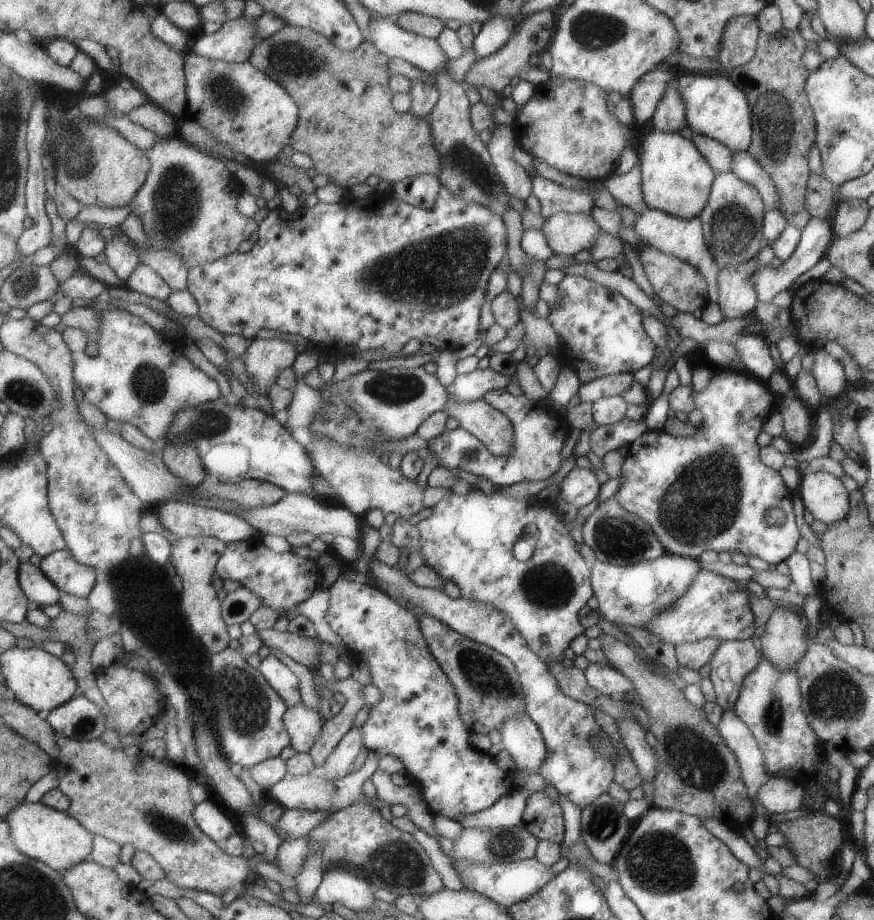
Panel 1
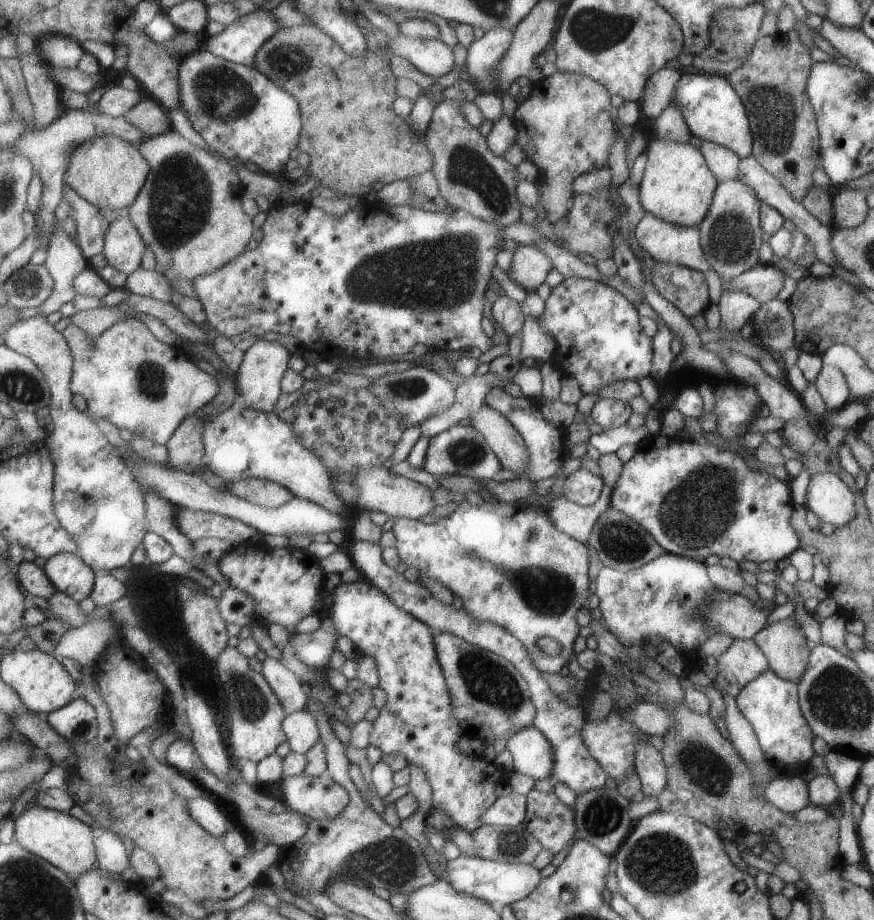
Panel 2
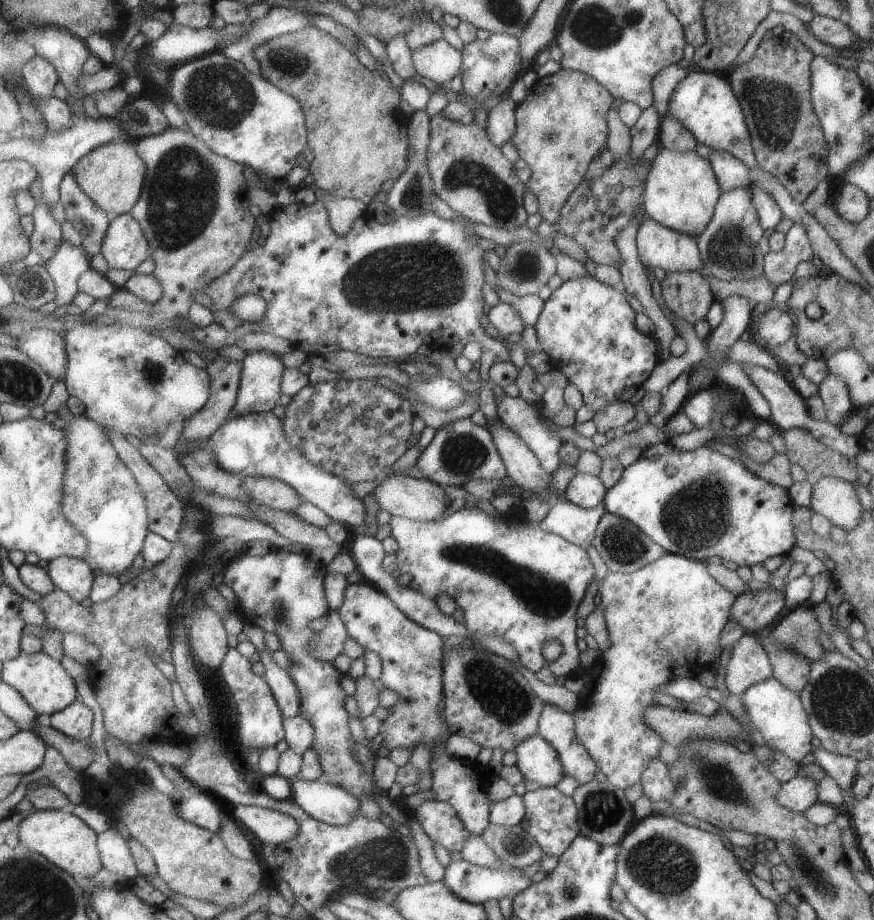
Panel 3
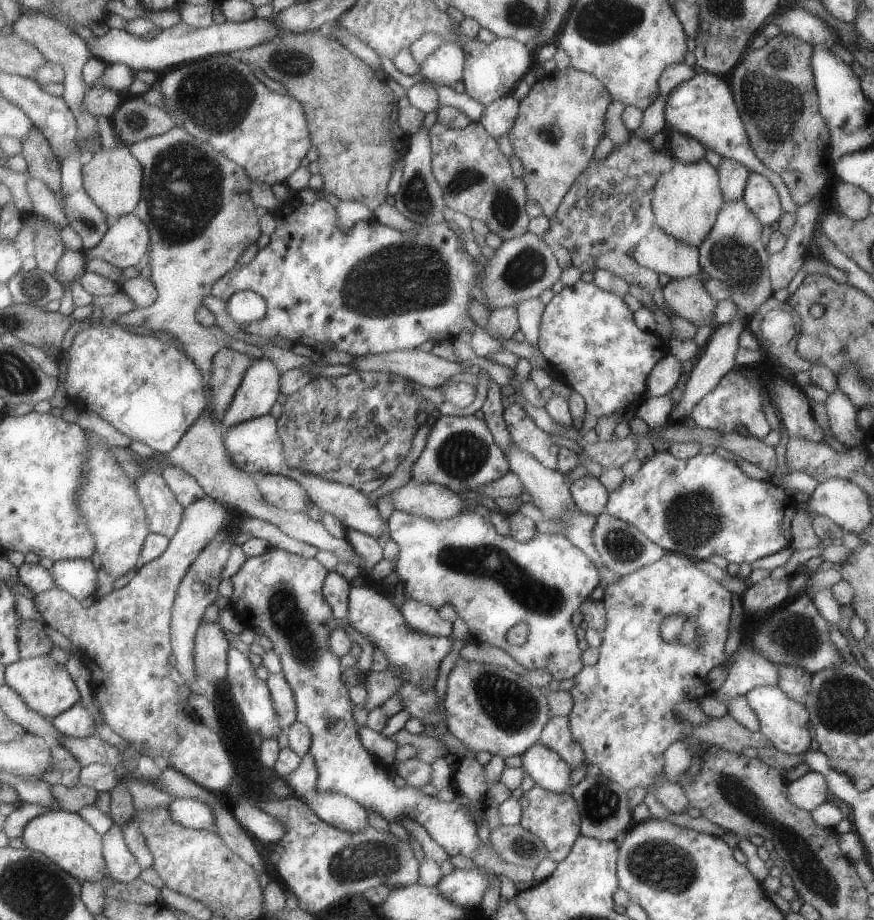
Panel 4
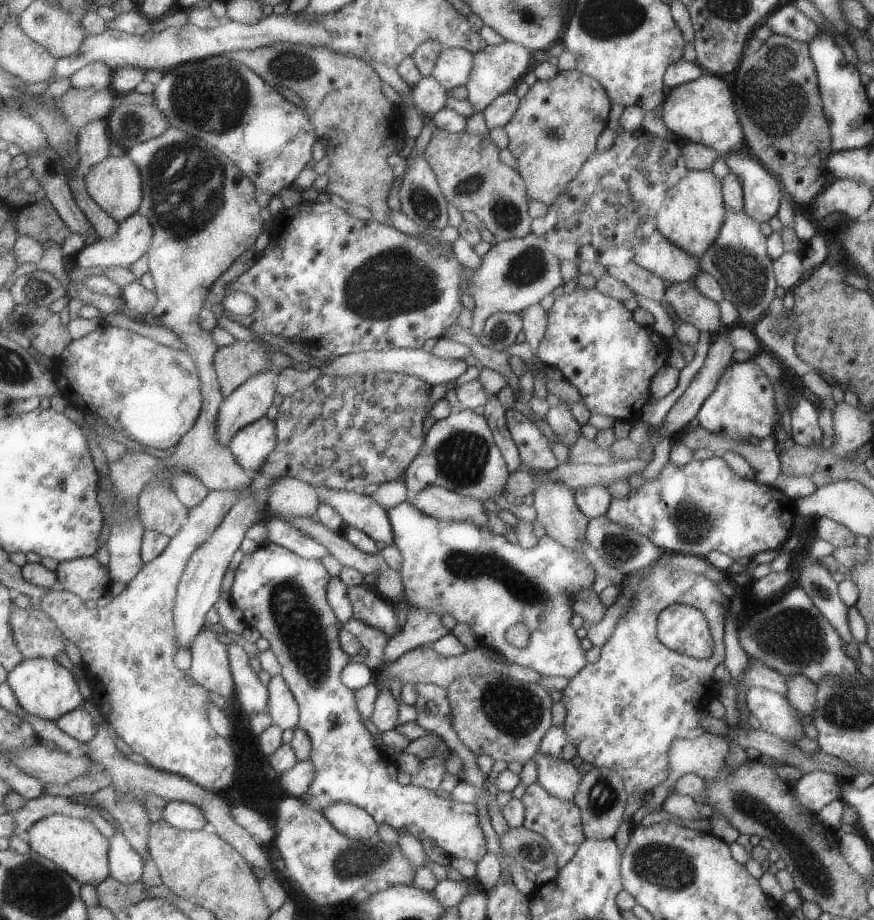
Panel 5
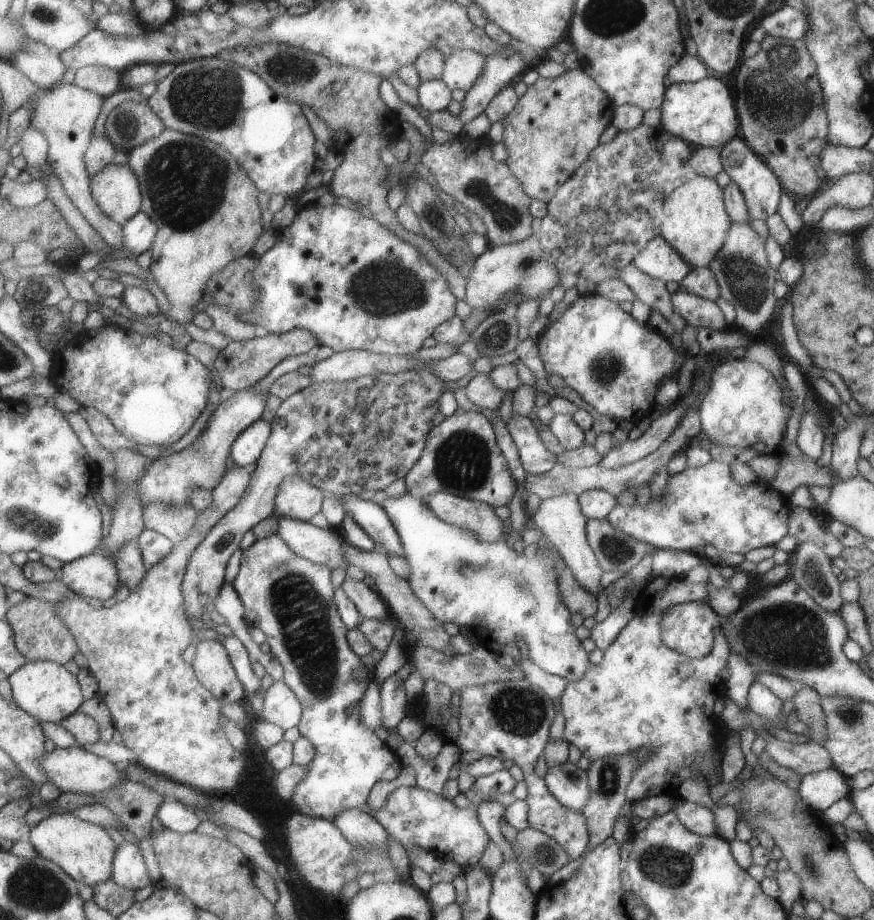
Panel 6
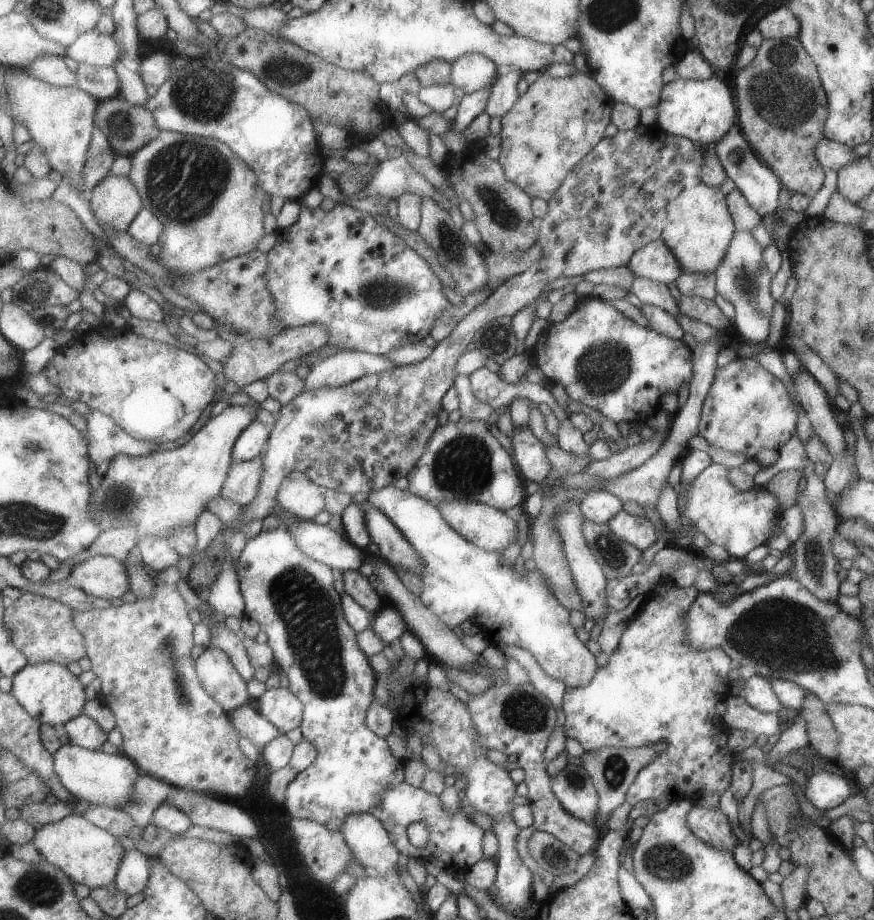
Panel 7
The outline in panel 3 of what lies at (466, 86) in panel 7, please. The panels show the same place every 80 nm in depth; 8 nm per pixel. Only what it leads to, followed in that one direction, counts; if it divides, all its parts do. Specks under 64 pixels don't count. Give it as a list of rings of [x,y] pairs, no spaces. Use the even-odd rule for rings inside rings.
[[[446,38],[412,50],[411,56],[417,74],[442,86],[460,72],[461,53]]]

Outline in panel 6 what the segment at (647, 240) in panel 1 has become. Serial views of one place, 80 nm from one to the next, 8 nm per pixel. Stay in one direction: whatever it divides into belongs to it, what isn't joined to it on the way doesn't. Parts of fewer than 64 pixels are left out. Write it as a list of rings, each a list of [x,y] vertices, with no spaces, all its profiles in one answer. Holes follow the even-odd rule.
[[[660,234],[652,238],[632,258],[631,263],[641,272],[664,283],[678,283],[692,269]]]

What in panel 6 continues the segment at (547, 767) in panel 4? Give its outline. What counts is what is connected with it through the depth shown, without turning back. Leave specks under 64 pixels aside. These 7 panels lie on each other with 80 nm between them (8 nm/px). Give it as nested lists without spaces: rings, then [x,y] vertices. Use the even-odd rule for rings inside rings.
[[[568,760],[563,764],[548,767],[544,781],[547,790],[572,811],[581,813],[590,799],[586,771]]]

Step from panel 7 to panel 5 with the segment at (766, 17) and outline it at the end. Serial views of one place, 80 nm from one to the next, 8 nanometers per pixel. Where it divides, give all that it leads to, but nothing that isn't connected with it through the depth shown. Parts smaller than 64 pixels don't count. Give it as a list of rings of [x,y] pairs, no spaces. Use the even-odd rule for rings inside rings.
[[[779,4],[769,13],[765,23],[772,34],[783,35],[808,43],[817,32],[815,23],[797,11],[791,4]]]

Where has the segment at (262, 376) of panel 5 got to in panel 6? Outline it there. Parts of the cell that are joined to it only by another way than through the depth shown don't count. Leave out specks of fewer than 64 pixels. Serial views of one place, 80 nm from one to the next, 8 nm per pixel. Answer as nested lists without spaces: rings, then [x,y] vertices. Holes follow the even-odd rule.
[[[253,387],[237,391],[235,396],[216,408],[203,431],[190,445],[168,456],[152,459],[152,463],[146,466],[146,471],[136,486],[144,508],[145,504],[149,503],[163,503],[168,507],[176,505],[191,507],[192,497],[198,489],[214,491],[219,487],[230,466],[233,443],[242,432],[261,419],[268,395],[255,394]]]

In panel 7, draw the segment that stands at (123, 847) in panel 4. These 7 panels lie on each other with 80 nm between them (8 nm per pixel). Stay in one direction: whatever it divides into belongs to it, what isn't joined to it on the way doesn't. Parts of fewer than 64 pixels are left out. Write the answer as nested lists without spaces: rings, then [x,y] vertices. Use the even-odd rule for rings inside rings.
[[[134,848],[126,852],[115,883],[129,896],[135,896],[139,892],[144,892],[148,887],[151,873],[150,857]]]

